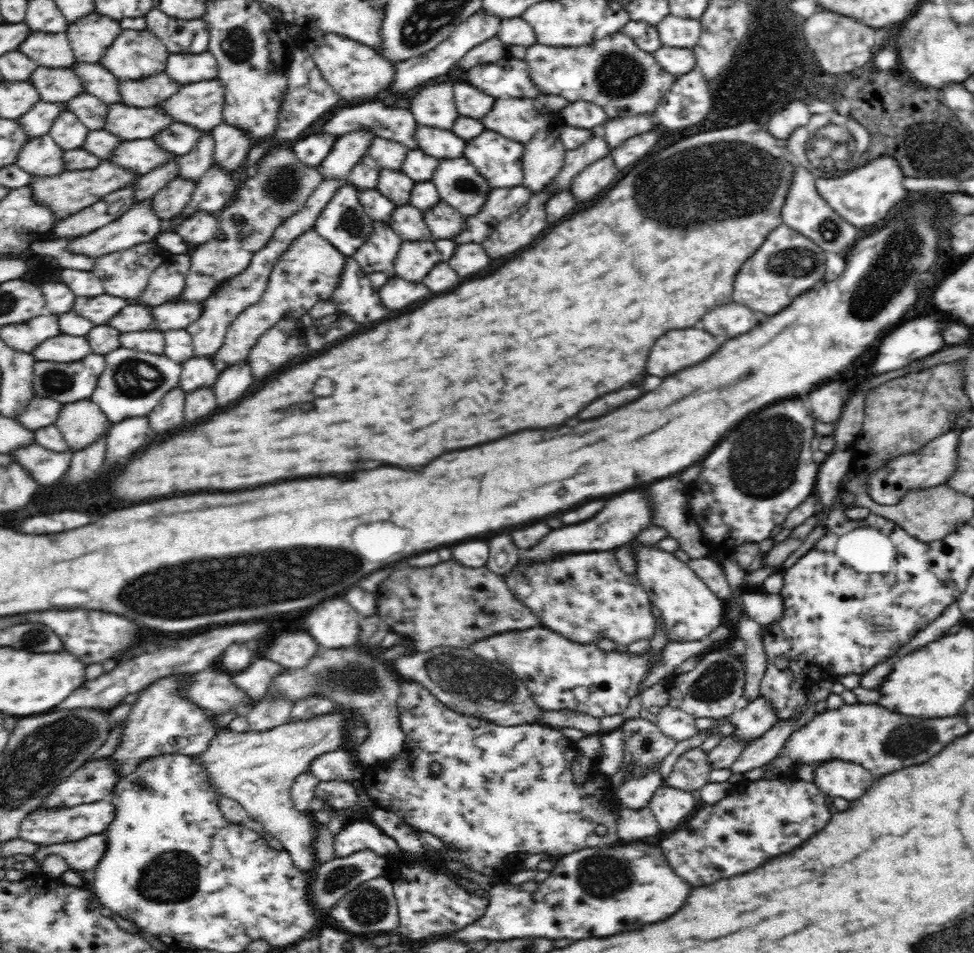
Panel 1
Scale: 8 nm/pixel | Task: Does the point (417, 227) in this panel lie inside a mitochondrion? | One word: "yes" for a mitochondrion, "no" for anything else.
no

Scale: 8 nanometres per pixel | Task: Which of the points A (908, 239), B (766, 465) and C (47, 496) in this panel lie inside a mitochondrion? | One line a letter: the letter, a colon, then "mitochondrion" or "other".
A: mitochondrion
B: mitochondrion
C: other

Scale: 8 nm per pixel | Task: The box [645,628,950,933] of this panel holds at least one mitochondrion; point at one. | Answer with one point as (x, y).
(912, 740)

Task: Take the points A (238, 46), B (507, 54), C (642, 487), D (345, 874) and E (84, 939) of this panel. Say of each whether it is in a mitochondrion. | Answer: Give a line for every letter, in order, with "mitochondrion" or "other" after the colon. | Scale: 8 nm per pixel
A: mitochondrion
B: other
C: other
D: mitochondrion
E: other

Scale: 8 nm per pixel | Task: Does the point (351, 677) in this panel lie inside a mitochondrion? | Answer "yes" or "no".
yes

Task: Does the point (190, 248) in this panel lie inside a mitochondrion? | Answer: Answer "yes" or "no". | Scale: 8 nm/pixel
no

